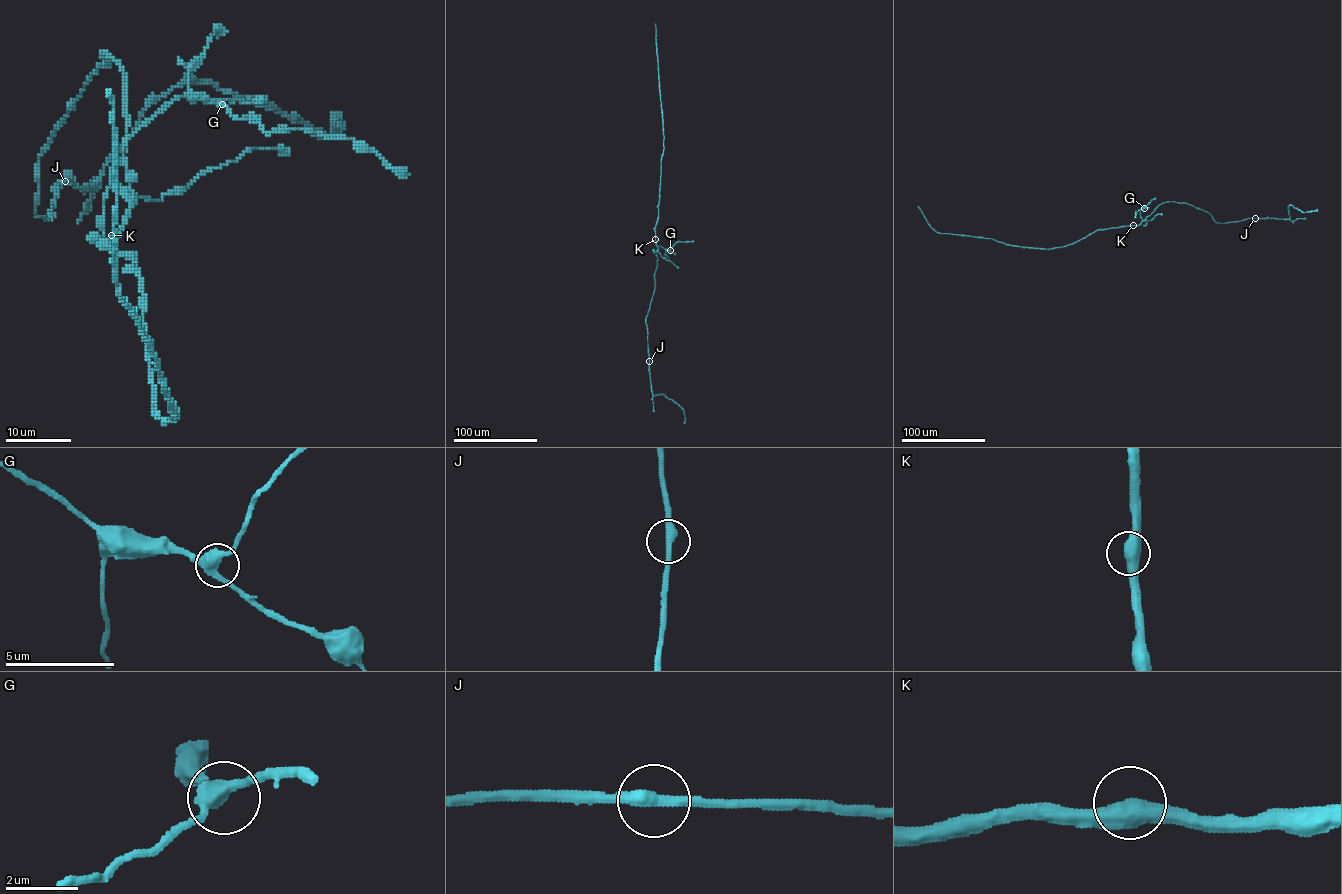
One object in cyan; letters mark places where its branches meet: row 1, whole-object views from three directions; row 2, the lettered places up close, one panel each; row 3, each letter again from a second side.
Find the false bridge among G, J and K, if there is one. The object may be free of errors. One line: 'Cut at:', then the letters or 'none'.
Cut at: none

